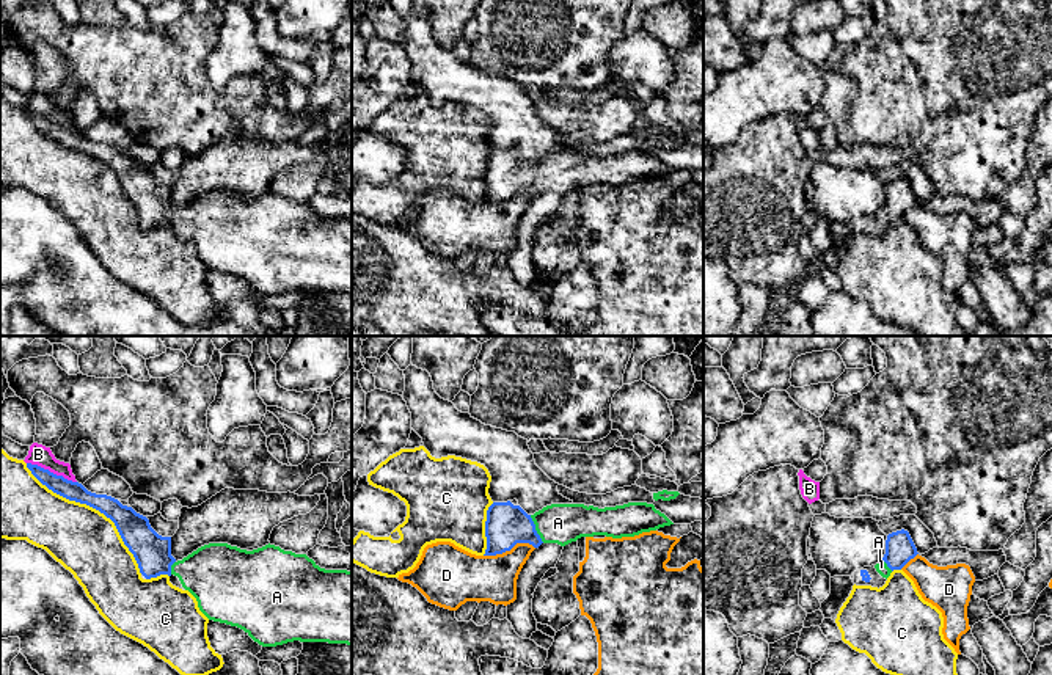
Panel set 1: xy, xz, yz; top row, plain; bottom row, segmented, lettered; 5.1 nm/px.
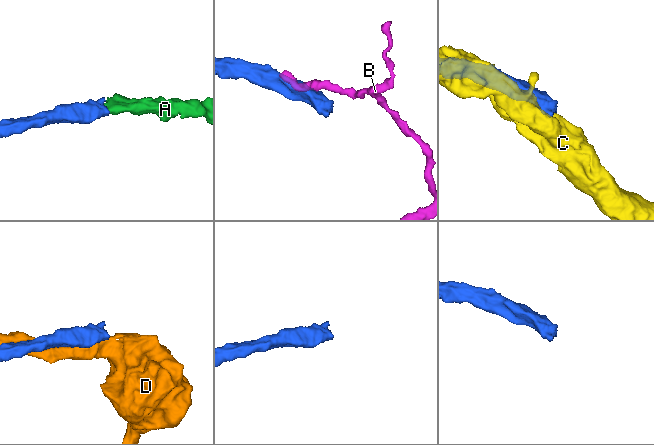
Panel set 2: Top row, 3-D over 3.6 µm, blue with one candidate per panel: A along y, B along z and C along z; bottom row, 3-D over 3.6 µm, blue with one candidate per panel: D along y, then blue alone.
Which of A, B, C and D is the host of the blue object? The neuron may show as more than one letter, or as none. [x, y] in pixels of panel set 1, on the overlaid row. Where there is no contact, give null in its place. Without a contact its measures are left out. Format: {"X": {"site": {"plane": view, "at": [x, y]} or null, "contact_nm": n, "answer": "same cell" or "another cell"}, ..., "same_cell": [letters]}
{"A": {"site": {"plane": "xz", "at": [534, 529]}, "contact_nm": 160, "answer": "same cell"}, "B": {"site": {"plane": "xy", "at": [52, 473]}, "contact_nm": 280, "answer": "another cell"}, "C": {"site": {"plane": "xy", "at": [93, 507]}, "contact_nm": 800, "answer": "another cell"}, "D": {"site": {"plane": "xz", "at": [509, 550]}, "contact_nm": 260, "answer": "another cell"}, "same_cell": ["A"]}

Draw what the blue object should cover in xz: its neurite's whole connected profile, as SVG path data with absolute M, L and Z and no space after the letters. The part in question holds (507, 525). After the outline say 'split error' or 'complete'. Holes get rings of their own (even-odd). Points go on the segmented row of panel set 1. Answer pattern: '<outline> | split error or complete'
M493 502L487 510L484 556L510 551L517 543L565 546L581 537L634 537L674 524L647 502L598 509L584 504L551 504L528 515L520 505Z | split error

